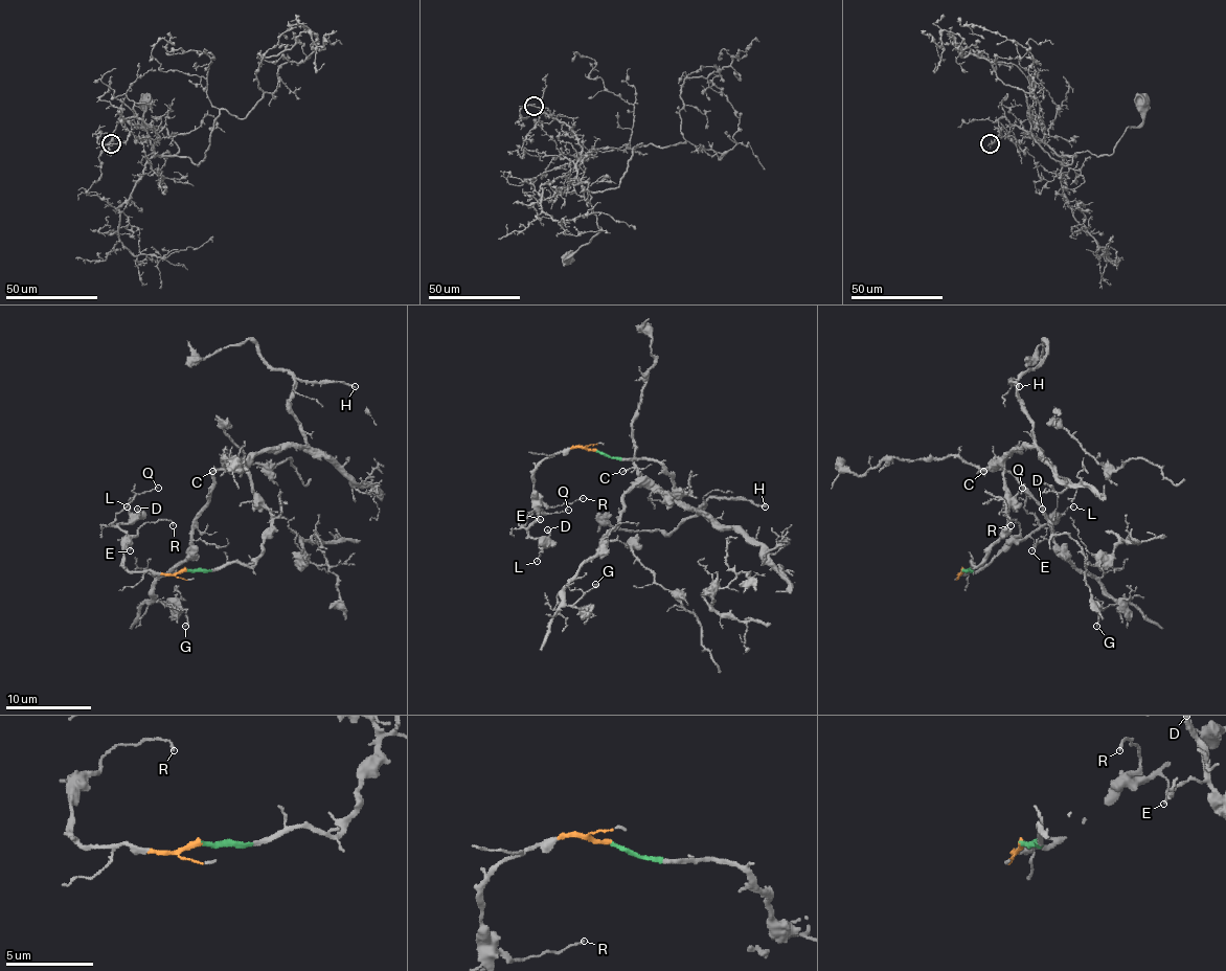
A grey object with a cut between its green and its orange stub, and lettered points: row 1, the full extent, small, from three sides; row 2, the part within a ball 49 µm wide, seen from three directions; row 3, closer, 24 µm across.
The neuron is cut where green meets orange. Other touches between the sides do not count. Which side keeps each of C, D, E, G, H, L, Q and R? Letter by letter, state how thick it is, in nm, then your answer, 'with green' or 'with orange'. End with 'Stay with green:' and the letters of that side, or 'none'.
C: 140 nm | with green
D: 130 nm | with orange
E: 130 nm | with orange
G: 140 nm | with green
H: 190 nm | with green
L: 120 nm | with orange
Q: 100 nm | with orange
R: 130 nm | with orange
Stay with green: C, G, H

